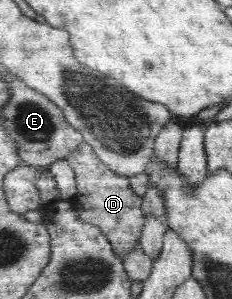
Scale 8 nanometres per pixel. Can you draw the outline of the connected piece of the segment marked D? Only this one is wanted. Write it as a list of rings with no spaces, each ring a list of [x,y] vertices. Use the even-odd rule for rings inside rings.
[[[83,141],[65,159],[73,169],[77,183],[76,195],[68,197],[68,202],[72,204],[72,209],[76,211],[80,221],[100,227],[104,236],[112,244],[114,254],[118,254],[123,259],[138,246],[140,233],[144,229],[145,215],[141,210],[142,198],[130,188],[128,177],[118,175],[100,162],[93,148]]]

